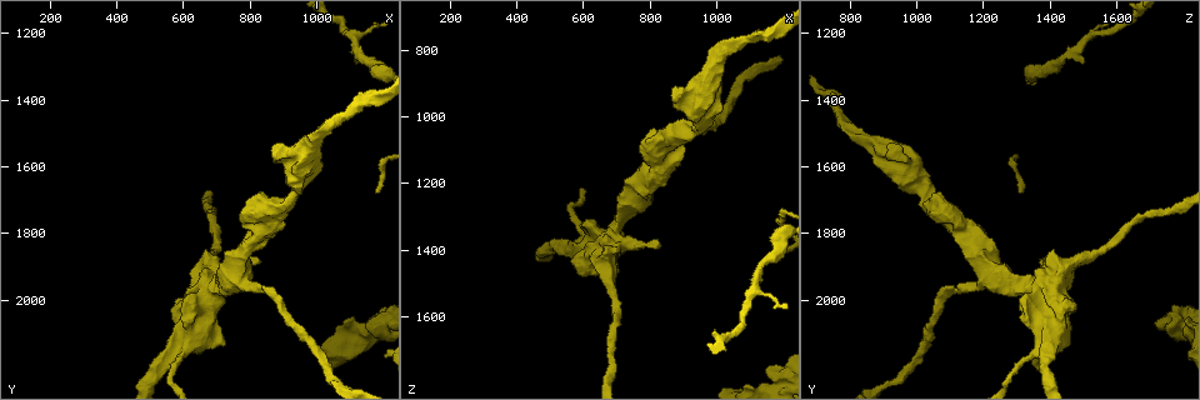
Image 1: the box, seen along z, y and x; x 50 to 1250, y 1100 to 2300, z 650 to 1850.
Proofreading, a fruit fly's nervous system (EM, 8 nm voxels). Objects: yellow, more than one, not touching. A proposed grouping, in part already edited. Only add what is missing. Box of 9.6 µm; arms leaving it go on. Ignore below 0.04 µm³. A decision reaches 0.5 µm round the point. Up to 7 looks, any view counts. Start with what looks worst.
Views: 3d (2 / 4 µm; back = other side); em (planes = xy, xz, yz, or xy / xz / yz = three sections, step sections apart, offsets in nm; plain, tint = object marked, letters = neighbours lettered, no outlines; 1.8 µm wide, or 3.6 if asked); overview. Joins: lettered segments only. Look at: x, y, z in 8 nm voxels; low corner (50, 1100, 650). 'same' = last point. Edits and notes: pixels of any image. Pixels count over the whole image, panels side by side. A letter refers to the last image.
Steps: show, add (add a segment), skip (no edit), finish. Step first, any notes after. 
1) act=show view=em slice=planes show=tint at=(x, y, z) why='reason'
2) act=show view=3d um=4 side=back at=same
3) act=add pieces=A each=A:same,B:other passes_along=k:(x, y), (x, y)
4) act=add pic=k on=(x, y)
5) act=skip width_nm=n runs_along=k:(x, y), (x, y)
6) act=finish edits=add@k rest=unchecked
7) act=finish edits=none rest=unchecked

act=show view=em um=3.6 slice=planes show=tint at=(1190, 2070, 1790) why='sharp bend'

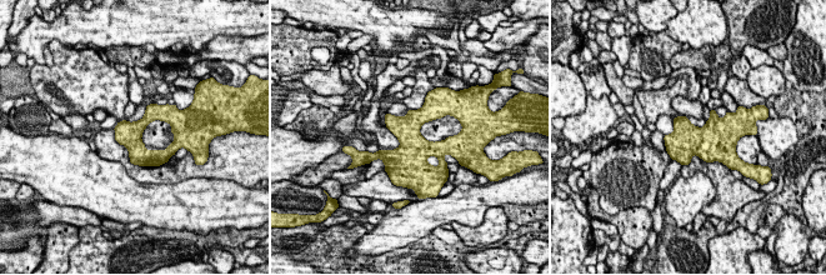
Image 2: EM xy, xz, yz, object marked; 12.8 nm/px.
act=show view=em um=3.6 slice=planes show=letters at=same

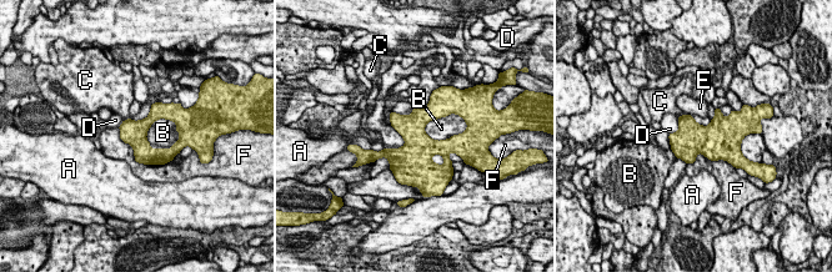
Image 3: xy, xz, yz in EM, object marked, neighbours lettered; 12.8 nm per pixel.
act=skip width_nm=320 each=A:other,B:other,C:other,D:other,E:other,F:other found='none of them fits'

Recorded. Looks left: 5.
act=show view=3d um=2 at=(830, 1880, 1390) why='an open end'

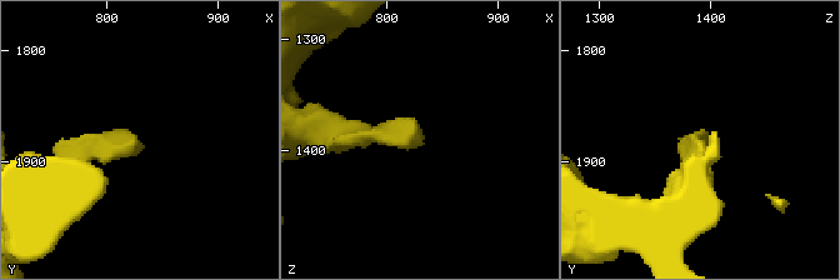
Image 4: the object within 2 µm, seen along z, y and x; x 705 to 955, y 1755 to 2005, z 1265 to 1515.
act=show view=em slice=planes show=letters at=(828, 1890, 1398)

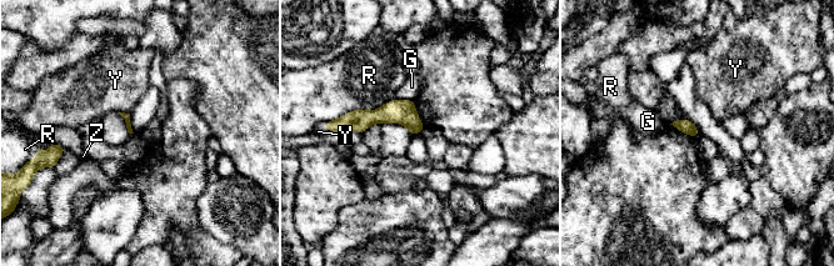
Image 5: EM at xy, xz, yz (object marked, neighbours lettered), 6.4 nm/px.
act=skip each=G:other,R:other,Y:other,Z:other border=5:(119, 111), (129, 114) found='none of them fits'

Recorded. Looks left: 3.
act=show view=3d um=2 at=(580, 2180, 1330) why='thick turns thin'

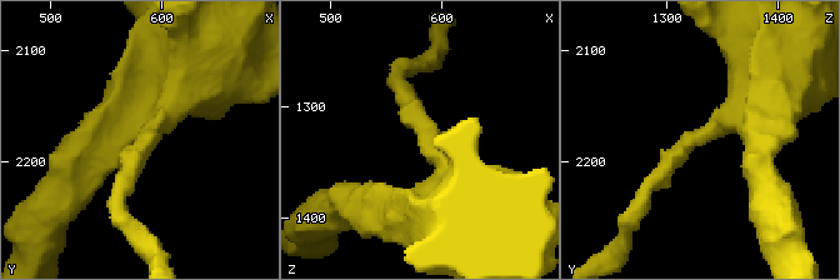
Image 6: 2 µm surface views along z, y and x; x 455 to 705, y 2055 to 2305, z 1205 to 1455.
act=show view=em slice=planes show=letters at=(590, 2178, 1332) why='shape alone is not enough'

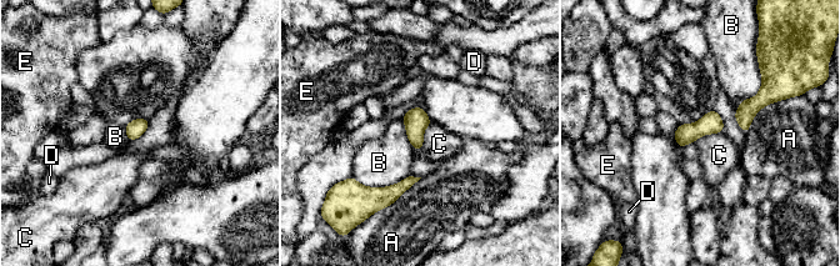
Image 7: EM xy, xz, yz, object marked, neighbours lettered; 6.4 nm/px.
act=skip longest_contact=B:380nm each=A:other,B:other,C:other,D:other,E:other border=7:(431, 123), (423, 146), (414, 149) found='none of them fits'

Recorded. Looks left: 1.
act=finish edits=none rest=unchecked

